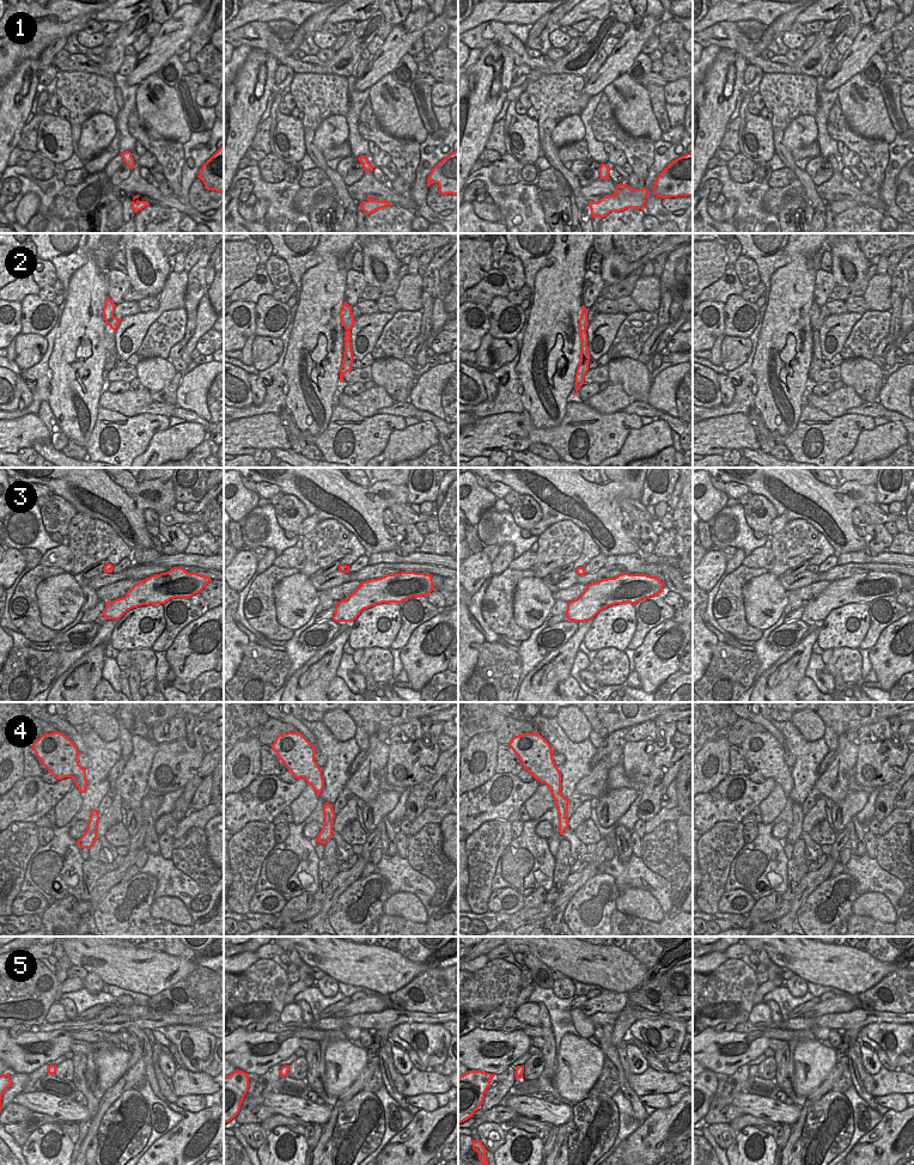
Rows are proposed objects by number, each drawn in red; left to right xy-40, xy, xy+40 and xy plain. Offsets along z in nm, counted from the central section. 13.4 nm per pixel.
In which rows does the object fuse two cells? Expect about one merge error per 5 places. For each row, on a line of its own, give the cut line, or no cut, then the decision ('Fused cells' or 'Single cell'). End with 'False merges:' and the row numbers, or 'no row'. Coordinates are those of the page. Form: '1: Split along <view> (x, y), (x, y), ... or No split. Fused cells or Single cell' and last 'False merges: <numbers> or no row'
1: No split. Single cell
2: No split. Single cell
3: No split. Single cell
4: No split. Single cell
5: No split. Single cell
False merges: no row

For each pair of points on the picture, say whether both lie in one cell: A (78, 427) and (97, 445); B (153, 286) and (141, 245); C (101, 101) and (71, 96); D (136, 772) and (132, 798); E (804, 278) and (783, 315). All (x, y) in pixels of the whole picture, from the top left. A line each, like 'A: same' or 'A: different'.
A: different
B: same
C: same
D: same
E: same

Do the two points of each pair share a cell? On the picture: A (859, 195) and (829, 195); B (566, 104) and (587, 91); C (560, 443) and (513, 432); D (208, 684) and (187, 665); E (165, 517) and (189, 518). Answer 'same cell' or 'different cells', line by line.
A: same cell
B: different cells
C: same cell
D: different cells
E: same cell

